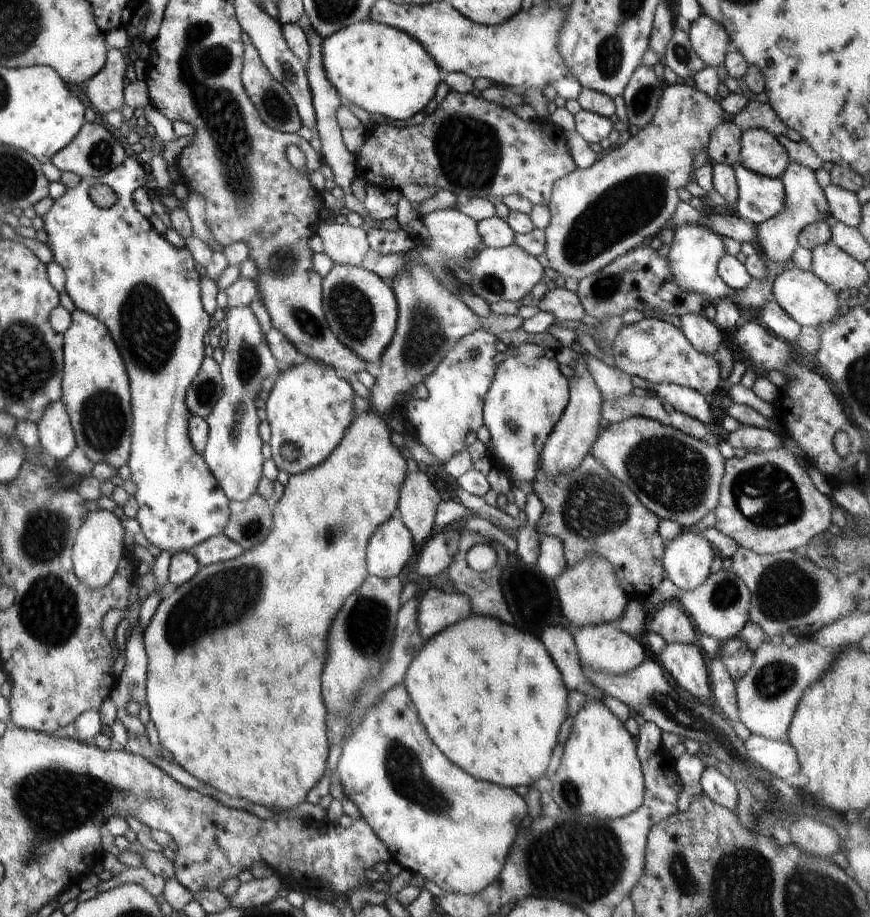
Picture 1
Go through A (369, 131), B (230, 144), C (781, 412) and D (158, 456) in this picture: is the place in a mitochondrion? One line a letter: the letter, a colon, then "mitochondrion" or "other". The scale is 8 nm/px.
A: other
B: mitochondrion
C: other
D: other

